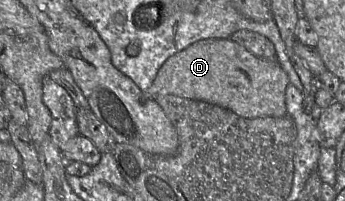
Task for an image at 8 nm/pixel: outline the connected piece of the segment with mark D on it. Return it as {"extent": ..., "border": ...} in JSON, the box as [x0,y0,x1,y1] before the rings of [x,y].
{"extent":[147,39,289,118],"border":[[[204,39],[169,57],[158,70],[147,96],[155,100],[157,95],[172,94],[199,100],[243,118],[284,117],[289,83],[277,60],[257,57],[231,39]]]}

